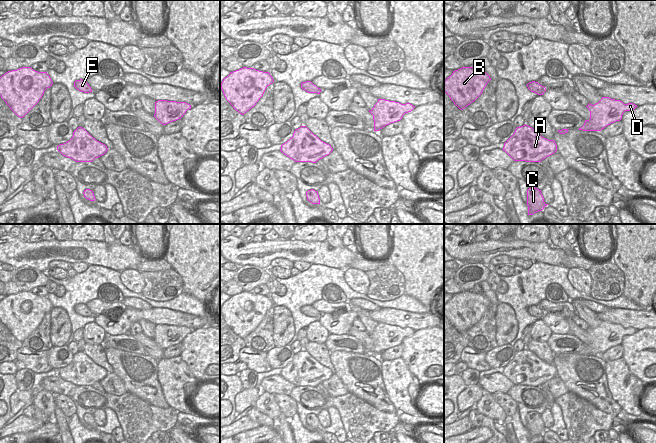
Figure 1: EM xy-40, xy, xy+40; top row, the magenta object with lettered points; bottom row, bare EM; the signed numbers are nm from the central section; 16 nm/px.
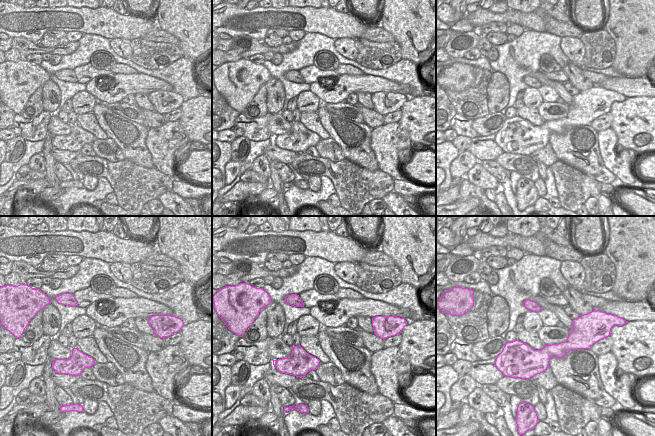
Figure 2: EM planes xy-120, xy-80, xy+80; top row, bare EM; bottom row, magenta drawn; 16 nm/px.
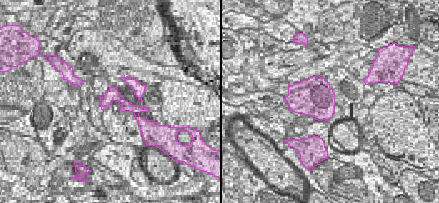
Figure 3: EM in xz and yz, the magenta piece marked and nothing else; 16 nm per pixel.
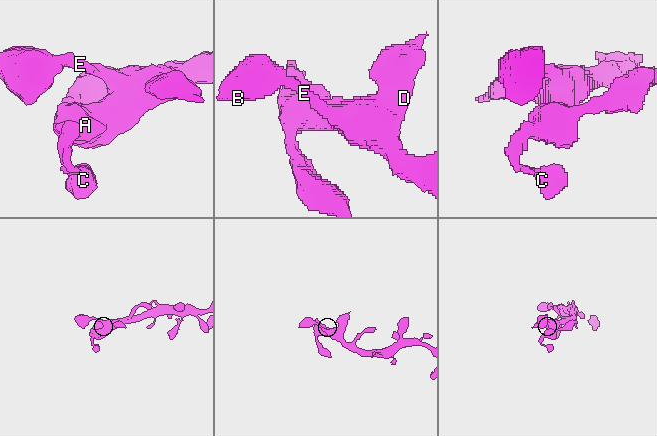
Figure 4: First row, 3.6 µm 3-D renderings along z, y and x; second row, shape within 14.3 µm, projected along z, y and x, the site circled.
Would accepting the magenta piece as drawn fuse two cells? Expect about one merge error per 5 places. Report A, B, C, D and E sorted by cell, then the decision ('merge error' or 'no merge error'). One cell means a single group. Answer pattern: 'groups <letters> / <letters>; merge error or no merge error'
groups A B C D E; no merge error

